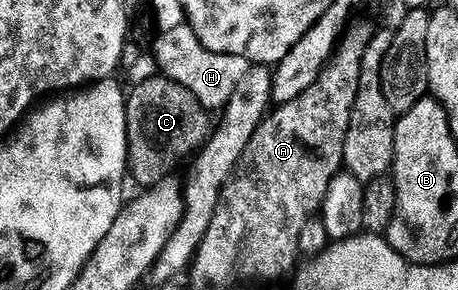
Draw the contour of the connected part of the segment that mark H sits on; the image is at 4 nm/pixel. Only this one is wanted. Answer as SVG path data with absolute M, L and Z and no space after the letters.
M188 23L164 30L160 36L161 38L151 48L151 54L157 61L158 70L175 83L187 87L187 91L195 95L202 109L206 111L224 110L235 93L235 87L243 79L243 75L249 73L251 62L239 55L219 55L215 51L207 51L207 47L199 43Z

